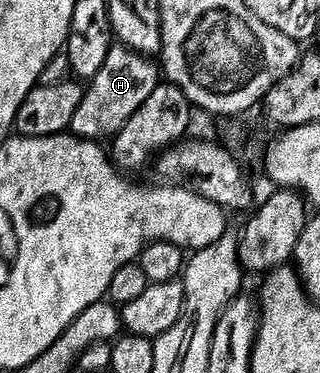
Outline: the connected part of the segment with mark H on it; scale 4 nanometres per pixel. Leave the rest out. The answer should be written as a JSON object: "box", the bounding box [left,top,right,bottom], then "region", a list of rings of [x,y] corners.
{"box":[70,43,161,138],"region":[[[112,43],[105,55],[105,63],[101,63],[97,75],[86,82],[81,103],[77,103],[77,111],[73,111],[70,132],[76,137],[110,138],[119,132],[129,115],[133,115],[133,111],[145,103],[145,98],[153,92],[153,87],[159,84],[161,69],[150,56],[134,53],[127,45]]]}

